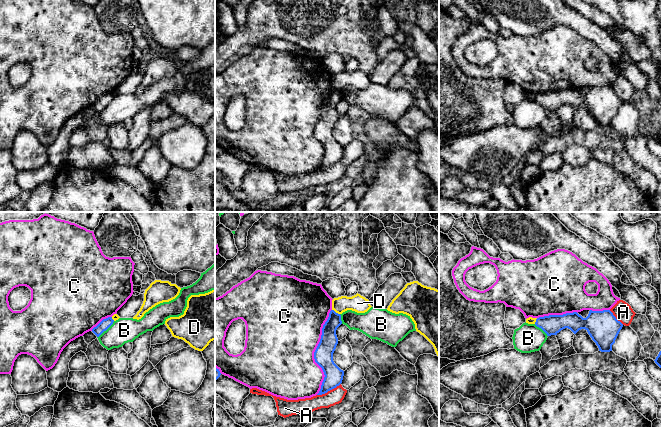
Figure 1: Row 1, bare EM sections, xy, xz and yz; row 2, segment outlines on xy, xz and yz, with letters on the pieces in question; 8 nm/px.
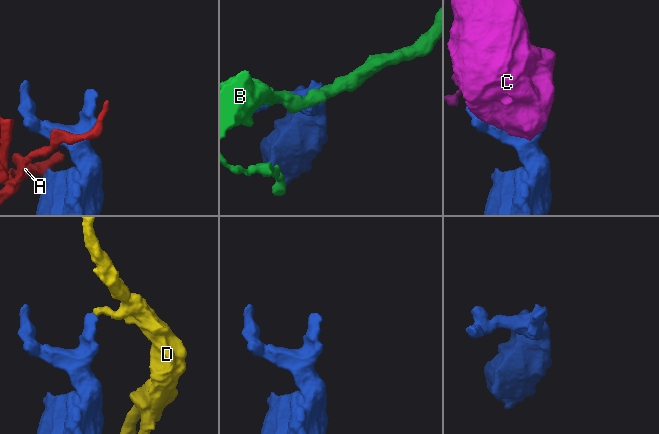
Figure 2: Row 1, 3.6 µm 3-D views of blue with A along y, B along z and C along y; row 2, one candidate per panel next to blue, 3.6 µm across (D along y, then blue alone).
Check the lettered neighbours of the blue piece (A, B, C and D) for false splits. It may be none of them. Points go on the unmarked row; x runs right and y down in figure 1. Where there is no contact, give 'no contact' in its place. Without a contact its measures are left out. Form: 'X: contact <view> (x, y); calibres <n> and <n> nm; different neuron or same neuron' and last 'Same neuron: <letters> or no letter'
A: contact xz (328, 166); calibres 140 and 130 nm; different neuron
B: contact xy (105, 106); calibres 80 and 200 nm; different neuron
C: contact xz (314, 128); calibres 160 and 500 nm; different neuron
D: contact xz (335, 88); calibres 140 and 140 nm; different neuron
Same neuron: no letter

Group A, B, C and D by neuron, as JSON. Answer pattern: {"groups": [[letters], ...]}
{"groups": [["A"], ["B"], ["C"], ["D"]]}

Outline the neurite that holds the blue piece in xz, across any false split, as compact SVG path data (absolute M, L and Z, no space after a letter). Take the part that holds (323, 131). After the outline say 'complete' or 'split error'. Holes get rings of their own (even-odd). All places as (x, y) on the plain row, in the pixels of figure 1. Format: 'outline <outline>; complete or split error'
outline M331 86L323 101L320 118L314 128L315 138L322 144L325 151L317 171L325 170L342 159L344 147L333 137L333 129L338 120L336 106L341 100L341 91Z; complete

